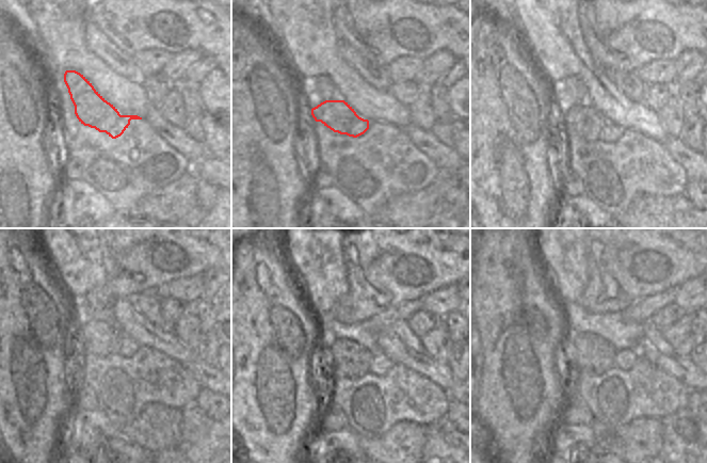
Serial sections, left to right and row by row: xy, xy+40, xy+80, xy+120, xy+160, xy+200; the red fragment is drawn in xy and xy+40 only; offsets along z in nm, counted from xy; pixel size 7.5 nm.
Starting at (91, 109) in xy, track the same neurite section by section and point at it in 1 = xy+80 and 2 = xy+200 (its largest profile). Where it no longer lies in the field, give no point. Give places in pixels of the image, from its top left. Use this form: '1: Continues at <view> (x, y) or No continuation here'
1: Continues at xy+80 (587, 122)
2: Continues at xy+200 (597, 367).

